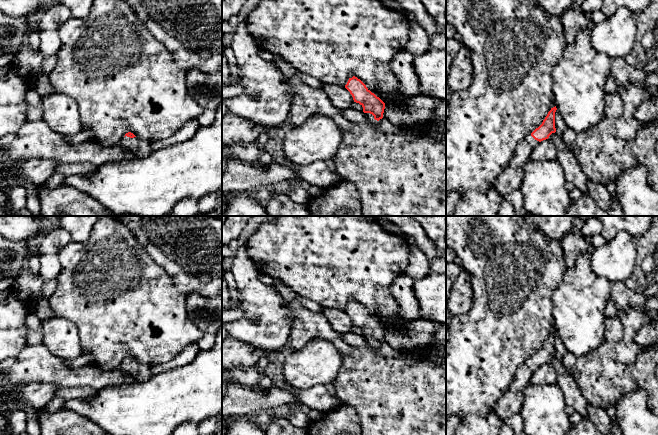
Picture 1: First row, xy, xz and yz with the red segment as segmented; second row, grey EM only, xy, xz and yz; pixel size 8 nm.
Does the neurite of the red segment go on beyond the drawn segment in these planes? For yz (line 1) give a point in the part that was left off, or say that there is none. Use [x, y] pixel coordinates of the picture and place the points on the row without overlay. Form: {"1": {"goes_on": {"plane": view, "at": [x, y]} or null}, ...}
{"1": {"goes_on": {"plane": "yz", "at": [510, 404]}}}

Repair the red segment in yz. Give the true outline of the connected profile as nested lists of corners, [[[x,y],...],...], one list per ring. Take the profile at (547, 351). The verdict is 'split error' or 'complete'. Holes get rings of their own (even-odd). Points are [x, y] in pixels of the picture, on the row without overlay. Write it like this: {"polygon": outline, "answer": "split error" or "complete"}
{"polygon": [[[556,330],[551,332],[542,348],[517,369],[513,383],[494,406],[496,417],[506,421],[513,415],[520,413],[523,404],[524,389],[530,383],[532,374],[539,366],[548,363],[552,357],[556,356],[556,334]]], "answer": "split error"}

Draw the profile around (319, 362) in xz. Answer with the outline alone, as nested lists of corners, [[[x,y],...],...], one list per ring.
[[[314,339],[285,358],[282,374],[292,387],[310,389],[334,383],[342,363],[340,351],[330,341]]]

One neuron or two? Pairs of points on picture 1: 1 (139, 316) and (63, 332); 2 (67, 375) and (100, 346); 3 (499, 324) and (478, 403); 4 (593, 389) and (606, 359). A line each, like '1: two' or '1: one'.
1: two
2: two
3: one
4: one

